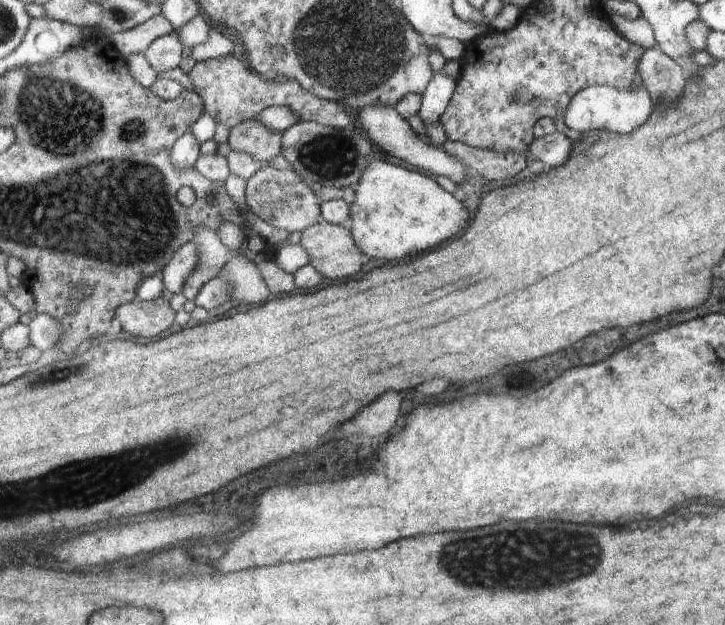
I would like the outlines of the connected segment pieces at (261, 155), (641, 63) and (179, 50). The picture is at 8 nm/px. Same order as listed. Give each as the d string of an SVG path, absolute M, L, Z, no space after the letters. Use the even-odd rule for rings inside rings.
M247 119L230 129L230 147L237 152L252 154L264 166L282 152L283 133L262 125L257 119Z
M644 49L641 58L638 60L637 70L653 104L657 104L661 100L663 100L663 104L675 102L681 96L679 92L681 92L681 88L683 88L687 79L681 74L679 66L659 49Z
M177 33L158 38L144 52L147 60L158 72L169 72L171 68L181 66L184 44Z

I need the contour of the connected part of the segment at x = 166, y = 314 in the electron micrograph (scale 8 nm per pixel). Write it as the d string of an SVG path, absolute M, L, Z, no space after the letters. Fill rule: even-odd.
M163 297L152 301L137 299L120 306L116 319L129 334L155 338L175 324L175 312Z

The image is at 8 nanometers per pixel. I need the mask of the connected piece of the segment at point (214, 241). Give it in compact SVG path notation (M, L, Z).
M198 227L194 240L200 248L200 265L187 281L182 295L186 301L195 301L202 286L216 277L227 264L234 252L221 239L217 232L205 227Z

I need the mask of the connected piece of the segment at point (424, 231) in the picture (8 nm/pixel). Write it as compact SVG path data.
M373 159L355 187L351 232L359 248L379 260L401 260L441 246L457 236L469 222L469 212L461 201L433 178Z

